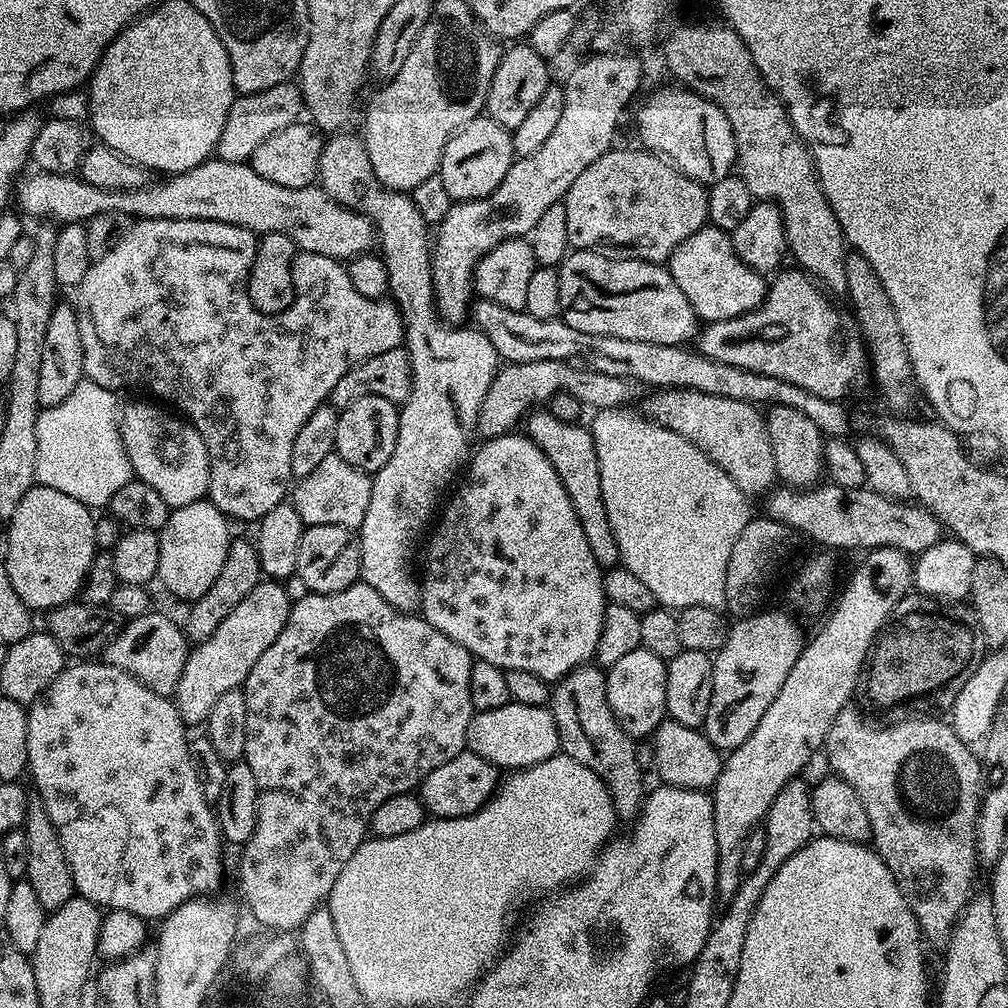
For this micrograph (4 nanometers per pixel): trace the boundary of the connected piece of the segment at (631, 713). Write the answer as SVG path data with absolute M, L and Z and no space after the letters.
M645 648L630 650L606 669L606 698L610 702L610 710L622 726L622 730L633 740L640 742L642 738L651 737L663 720L666 719L666 670L668 665L658 654L650 654Z

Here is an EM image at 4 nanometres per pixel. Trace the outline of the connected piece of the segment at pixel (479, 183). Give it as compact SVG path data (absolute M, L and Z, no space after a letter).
M481 114L466 122L466 126L459 128L446 142L440 159L438 181L449 201L486 198L496 189L498 182L506 178L506 170L510 170L513 159L511 131L494 122L491 116Z

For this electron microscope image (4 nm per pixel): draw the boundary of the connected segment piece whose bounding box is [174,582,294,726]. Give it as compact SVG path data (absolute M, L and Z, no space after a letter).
M261 582L254 586L254 590L250 590L250 594L246 594L246 598L242 598L242 602L238 602L222 622L218 622L218 630L189 651L174 697L176 709L185 725L203 725L214 702L218 702L226 690L240 688L250 670L254 670L254 662L262 658L269 646L274 646L294 603L284 587L280 582Z

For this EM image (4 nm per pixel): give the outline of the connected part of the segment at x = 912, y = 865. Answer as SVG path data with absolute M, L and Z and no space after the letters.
M855 706L843 708L834 718L828 731L826 753L833 773L842 777L862 798L866 814L870 814L871 843L886 862L886 866L900 883L902 894L910 910L920 921L923 939L929 945L947 949L952 929L968 901L974 895L976 884L976 819L980 813L980 768L982 760L958 734L951 723L940 720L900 720L886 728L863 720Z

